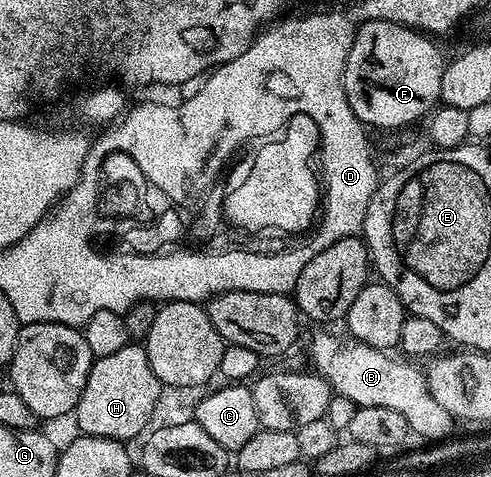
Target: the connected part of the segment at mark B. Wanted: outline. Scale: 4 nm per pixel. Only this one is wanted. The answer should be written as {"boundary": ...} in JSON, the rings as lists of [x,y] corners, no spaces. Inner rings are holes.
{"boundary":[[[315,334],[311,338],[311,362],[314,373],[331,385],[335,394],[345,396],[356,406],[394,408],[401,412],[409,424],[412,435],[420,434],[429,440],[443,440],[452,432],[453,419],[437,400],[427,391],[427,380],[418,365],[402,357],[391,358],[388,351],[375,350],[363,342],[356,342],[350,336],[339,339],[335,334]],[[403,361],[403,362],[402,362]],[[411,365],[411,366],[410,366]]]}

